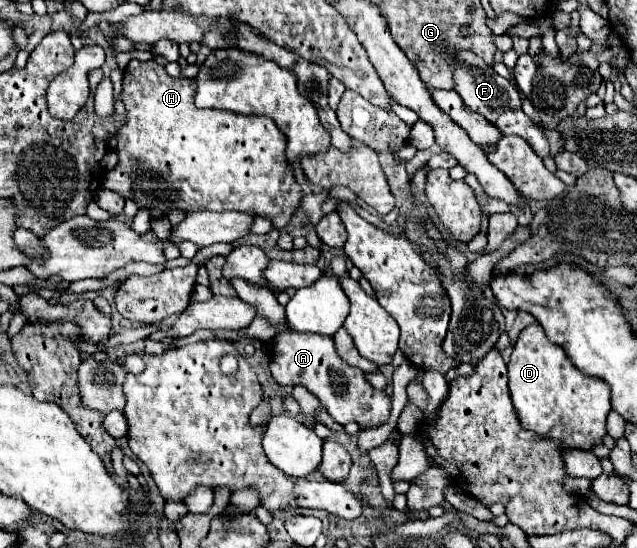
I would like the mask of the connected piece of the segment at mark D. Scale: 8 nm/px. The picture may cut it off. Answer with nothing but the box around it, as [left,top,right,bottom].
[507,324,611,450]

